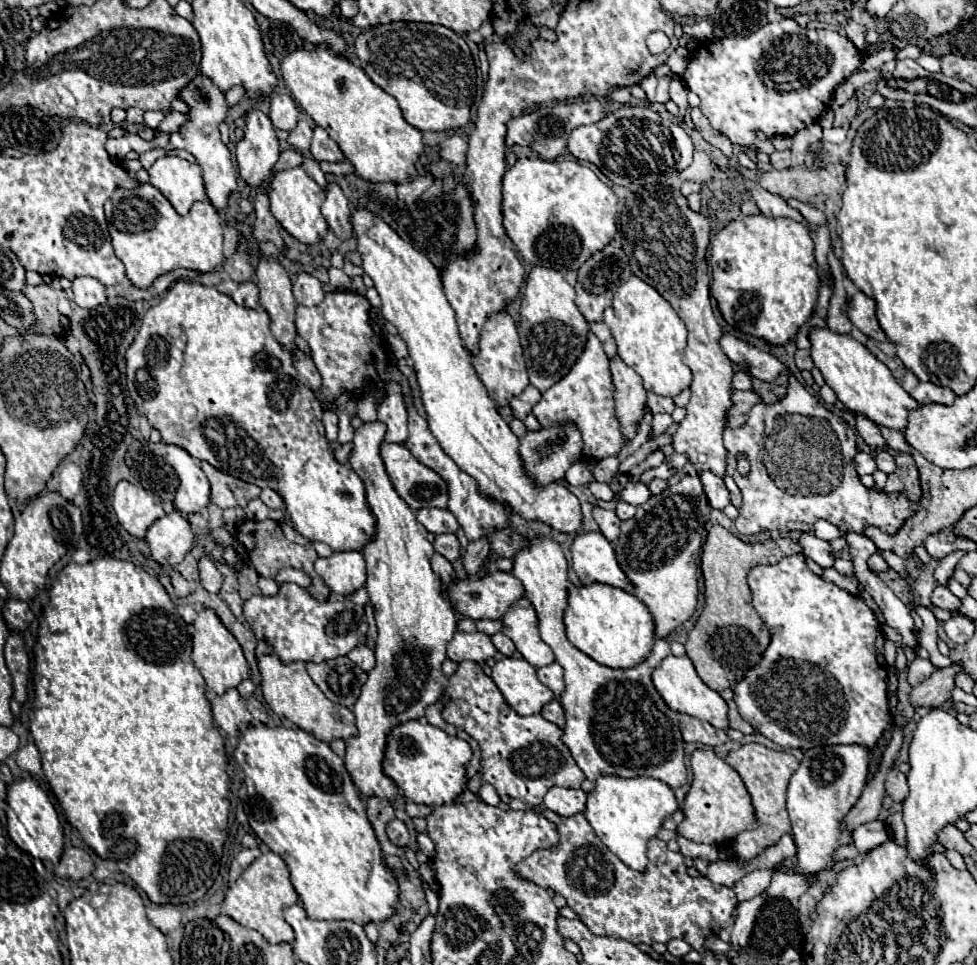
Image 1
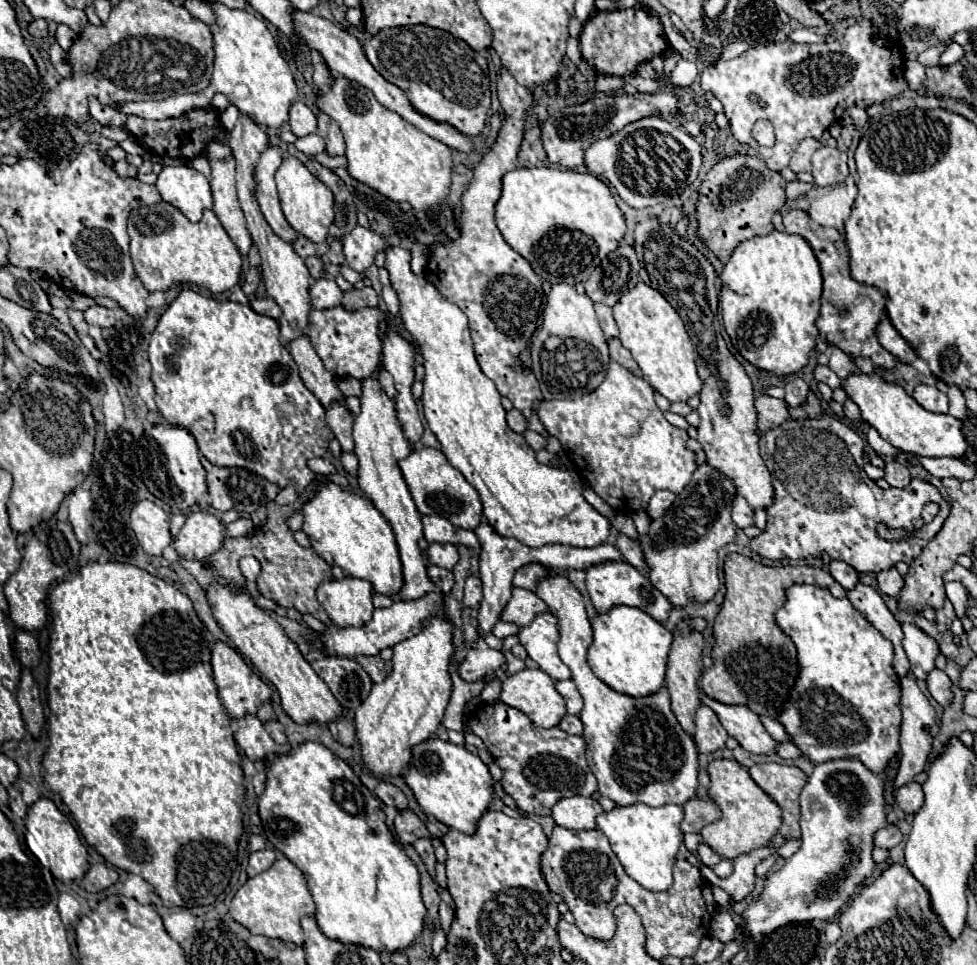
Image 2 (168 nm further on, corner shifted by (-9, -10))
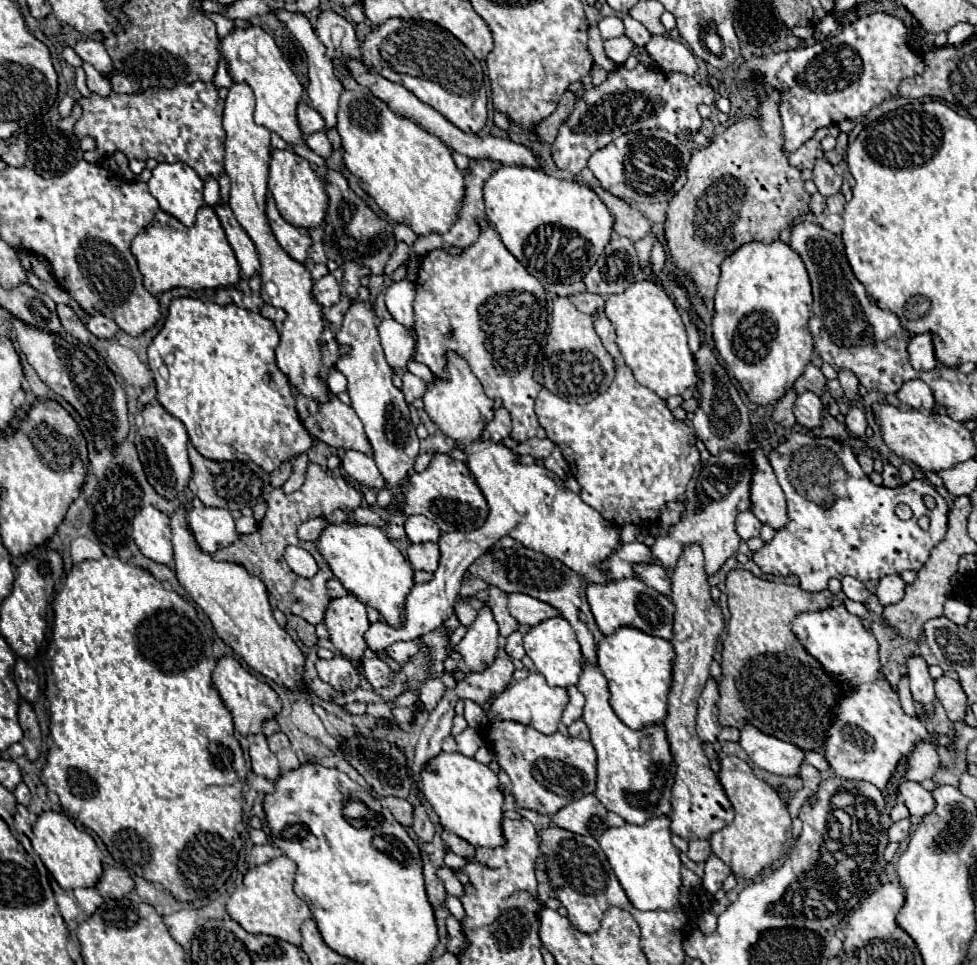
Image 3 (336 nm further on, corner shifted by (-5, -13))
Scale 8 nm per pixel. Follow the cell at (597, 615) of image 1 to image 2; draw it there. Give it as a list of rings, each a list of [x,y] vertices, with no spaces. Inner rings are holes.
[[[614,607],[592,619],[594,643],[588,649],[588,663],[596,677],[610,689],[628,697],[648,697],[664,685],[672,633],[636,607]]]

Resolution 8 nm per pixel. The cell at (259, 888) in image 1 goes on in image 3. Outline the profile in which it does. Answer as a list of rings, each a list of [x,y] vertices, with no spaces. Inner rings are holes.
[[[278,856],[268,864],[248,870],[242,888],[238,888],[226,904],[230,918],[236,920],[250,934],[268,934],[286,940],[294,946],[300,946],[300,924],[306,918],[312,918],[312,912],[306,906],[306,902],[298,898],[292,890],[294,872],[296,872],[296,864],[286,856]]]

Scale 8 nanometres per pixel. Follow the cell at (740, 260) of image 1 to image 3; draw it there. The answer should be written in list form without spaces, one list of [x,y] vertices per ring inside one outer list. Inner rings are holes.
[[[782,240],[770,244],[748,242],[742,244],[722,262],[722,274],[718,290],[714,296],[714,316],[712,316],[712,336],[720,356],[728,362],[736,380],[746,390],[748,398],[760,406],[774,404],[784,396],[794,380],[804,372],[810,362],[814,342],[808,330],[808,320],[812,316],[812,288],[804,262],[798,252],[792,250]]]

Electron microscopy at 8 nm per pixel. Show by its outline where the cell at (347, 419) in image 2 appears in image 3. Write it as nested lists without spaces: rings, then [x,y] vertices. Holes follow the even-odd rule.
[[[344,450],[342,454],[342,468],[356,478],[358,482],[362,482],[364,486],[370,488],[384,488],[384,478],[380,476],[374,460],[370,460],[370,456],[358,452],[358,450]]]

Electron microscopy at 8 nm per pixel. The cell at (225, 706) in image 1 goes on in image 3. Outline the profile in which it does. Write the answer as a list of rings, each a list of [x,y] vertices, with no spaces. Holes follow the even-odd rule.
[[[252,734],[248,736],[250,742],[250,760],[252,760],[252,772],[260,774],[268,780],[276,780],[280,776],[280,766],[276,756],[270,752],[266,744],[264,734]]]

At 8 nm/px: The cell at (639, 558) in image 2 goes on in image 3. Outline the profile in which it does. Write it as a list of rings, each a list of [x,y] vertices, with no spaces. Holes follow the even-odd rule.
[[[642,562],[642,564],[634,564],[632,566],[636,576],[646,582],[650,588],[662,592],[662,594],[670,594],[670,578],[664,572],[664,568],[660,568],[660,564],[656,562]]]

